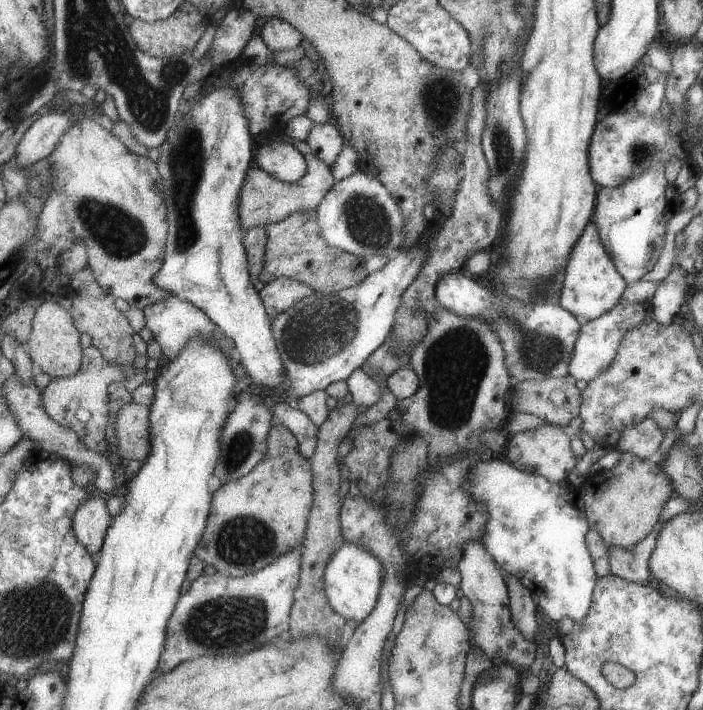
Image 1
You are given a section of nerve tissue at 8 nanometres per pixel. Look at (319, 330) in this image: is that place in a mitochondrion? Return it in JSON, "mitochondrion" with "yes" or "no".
{"mitochondrion":"yes"}

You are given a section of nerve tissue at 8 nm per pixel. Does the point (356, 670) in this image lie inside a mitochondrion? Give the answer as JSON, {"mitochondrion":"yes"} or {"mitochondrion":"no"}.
{"mitochondrion":"no"}

